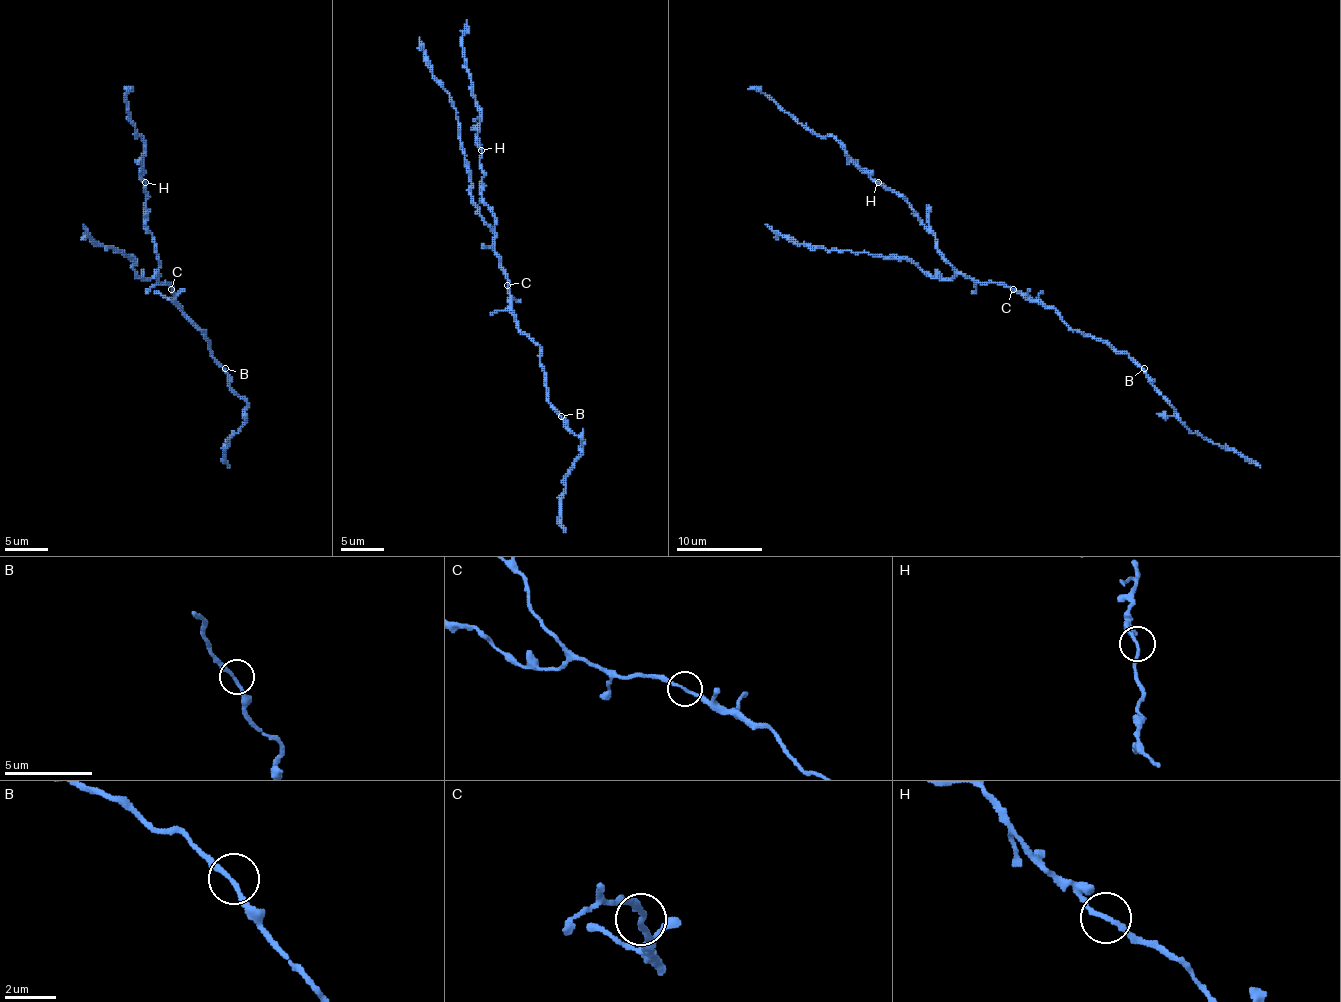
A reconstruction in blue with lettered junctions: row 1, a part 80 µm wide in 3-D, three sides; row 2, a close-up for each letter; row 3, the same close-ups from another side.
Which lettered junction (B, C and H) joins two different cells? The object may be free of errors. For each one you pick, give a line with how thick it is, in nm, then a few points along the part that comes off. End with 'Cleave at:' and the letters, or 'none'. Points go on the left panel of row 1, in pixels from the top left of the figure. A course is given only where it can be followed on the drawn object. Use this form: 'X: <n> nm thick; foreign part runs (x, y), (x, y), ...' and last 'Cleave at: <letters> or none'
Cleave at: none

